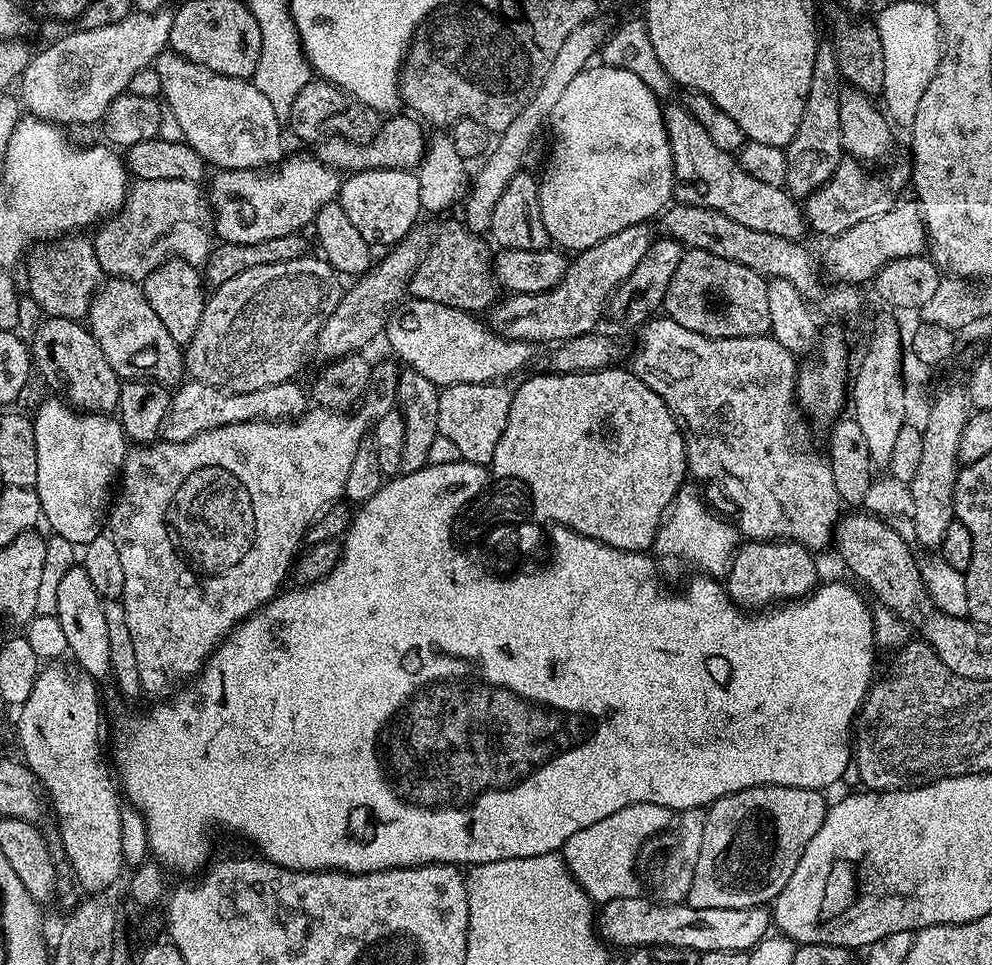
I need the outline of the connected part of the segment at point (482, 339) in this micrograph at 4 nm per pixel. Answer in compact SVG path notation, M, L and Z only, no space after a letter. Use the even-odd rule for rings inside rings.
M408 298L393 308L384 325L383 339L388 339L392 352L401 365L443 390L455 384L490 384L504 382L520 372L532 356L533 345L526 340L507 340L498 336L483 319L471 312Z

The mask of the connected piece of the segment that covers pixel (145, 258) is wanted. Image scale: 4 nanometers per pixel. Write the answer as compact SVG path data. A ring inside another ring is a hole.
M136 180L129 187L123 208L103 221L95 232L100 271L117 280L142 282L155 268L173 258L203 266L214 247L210 201L200 184L181 180Z

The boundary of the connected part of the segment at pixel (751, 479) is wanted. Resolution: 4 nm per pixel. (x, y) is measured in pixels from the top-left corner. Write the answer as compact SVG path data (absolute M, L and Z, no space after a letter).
M667 314L647 321L639 332L640 345L630 363L631 371L666 402L678 422L684 434L689 473L700 480L713 480L736 507L739 535L748 540L795 540L809 550L827 544L829 547L834 540L836 521L842 515L842 501L827 459L821 453L819 456L811 452L796 437L802 421L796 403L797 357L770 334L711 340L686 330L686 326L678 326Z

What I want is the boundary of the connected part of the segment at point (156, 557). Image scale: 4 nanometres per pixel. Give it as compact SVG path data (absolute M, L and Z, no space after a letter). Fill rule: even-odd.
M377 363L373 367L368 390L351 414L320 414L324 416L305 414L294 420L251 420L230 426L218 426L186 442L170 442L165 439L163 442L152 442L147 446L129 447L122 469L124 485L120 488L120 497L117 500L115 497L110 508L110 528L112 524L110 535L113 542L117 544L119 557L122 560L125 578L122 603L126 610L126 622L130 622L130 642L134 642L140 686L145 693L149 692L152 696L158 695L159 692L167 693L168 680L183 681L185 678L195 677L203 668L205 660L232 633L233 628L240 625L248 616L254 615L281 591L280 583L284 579L286 581L289 579L290 569L305 543L308 528L329 505L337 503L344 496L350 466L353 465L354 454L357 453L359 444L369 435L372 425L378 418L382 418L382 414L391 412L397 407L402 368L399 363L391 363L380 365Z

